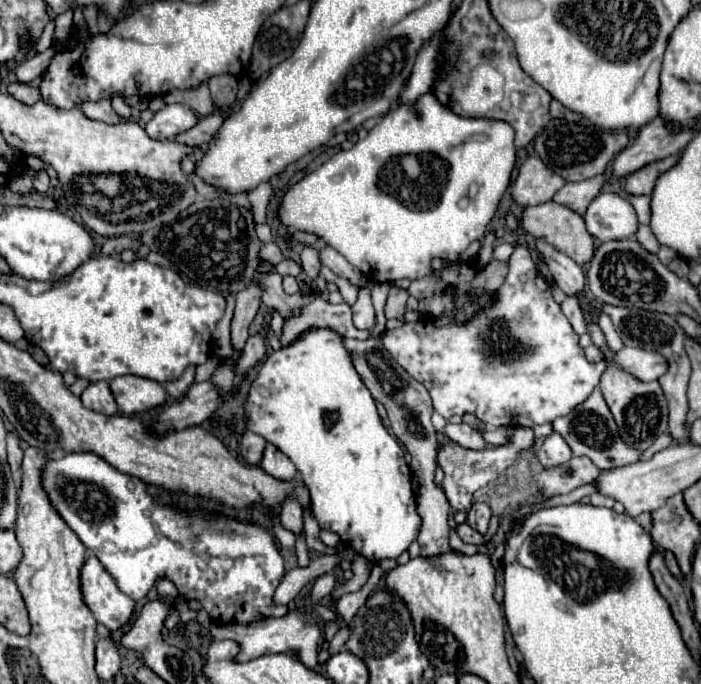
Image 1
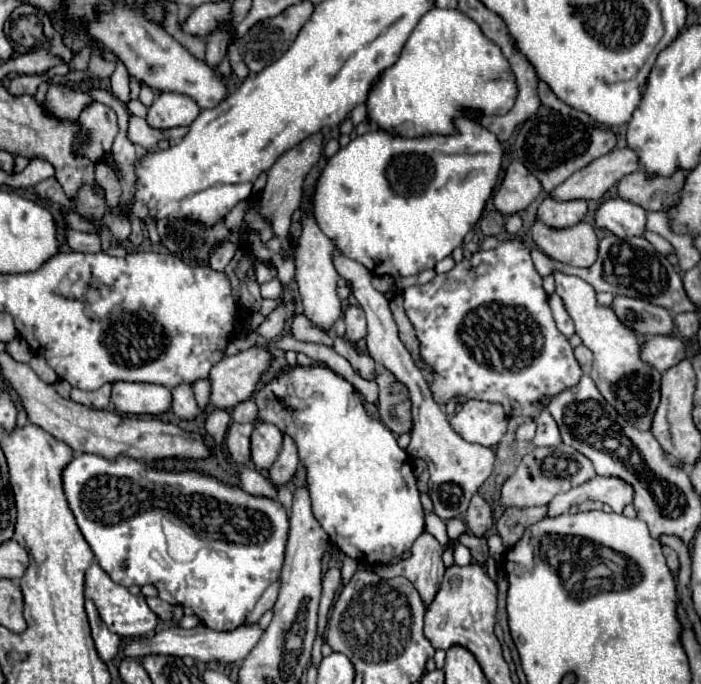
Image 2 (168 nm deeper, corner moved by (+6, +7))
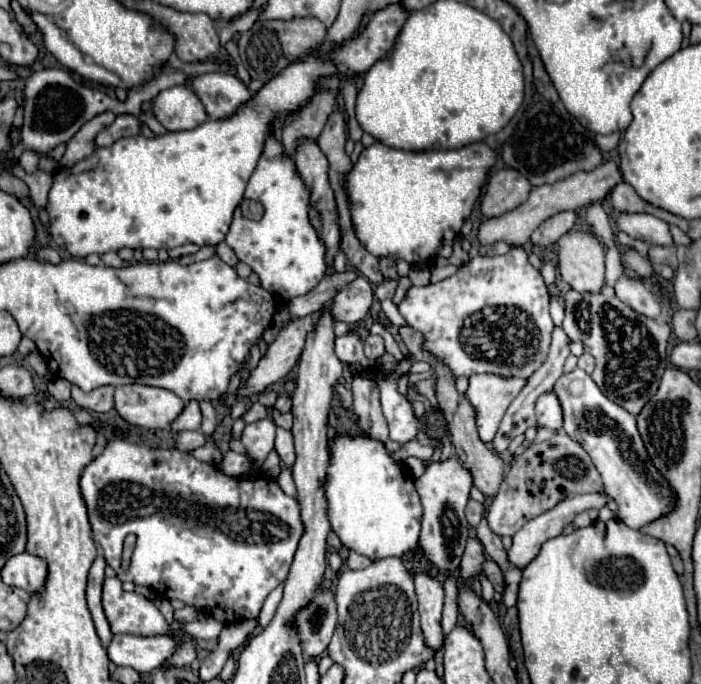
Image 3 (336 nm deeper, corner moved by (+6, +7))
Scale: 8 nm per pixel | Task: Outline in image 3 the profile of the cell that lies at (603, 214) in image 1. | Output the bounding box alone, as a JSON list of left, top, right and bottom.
[617,214,671,246]

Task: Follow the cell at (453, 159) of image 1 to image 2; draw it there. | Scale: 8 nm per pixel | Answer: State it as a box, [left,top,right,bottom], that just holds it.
[313,118,503,276]

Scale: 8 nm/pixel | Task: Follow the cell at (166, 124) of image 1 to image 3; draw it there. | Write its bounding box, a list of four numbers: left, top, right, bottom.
[153,86,209,130]

